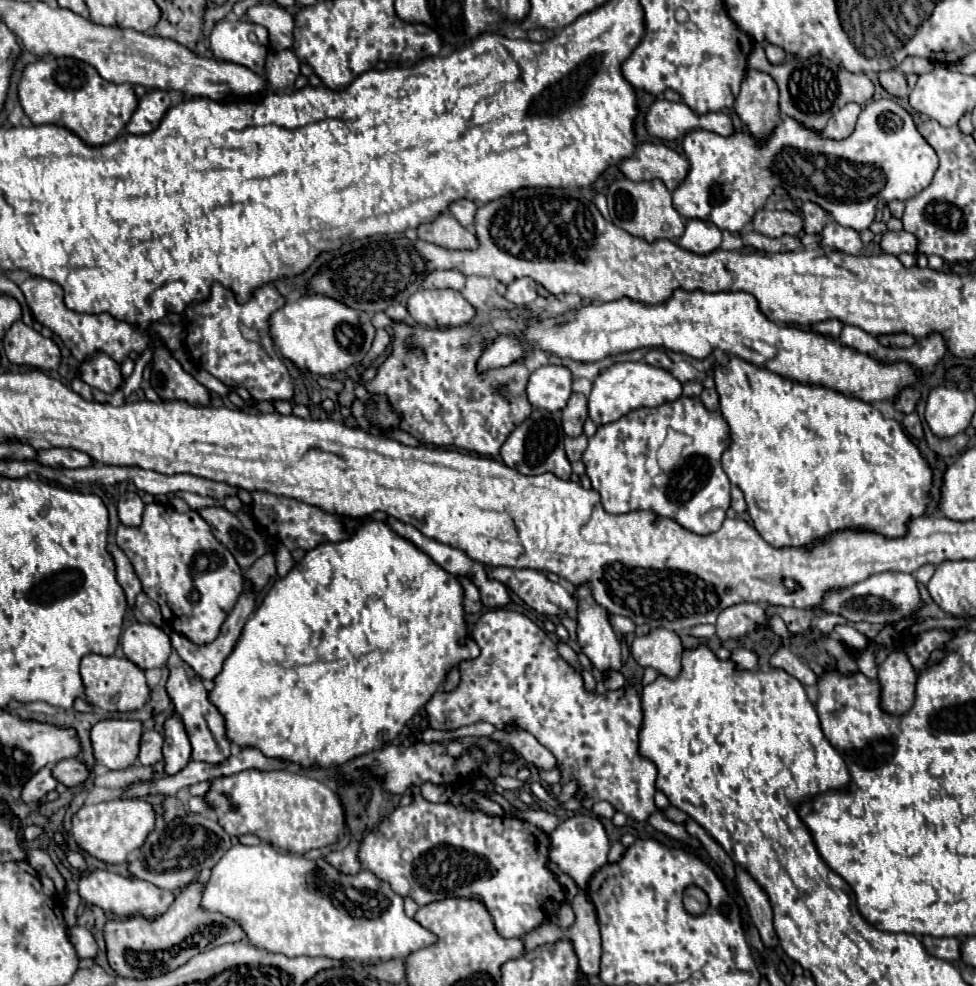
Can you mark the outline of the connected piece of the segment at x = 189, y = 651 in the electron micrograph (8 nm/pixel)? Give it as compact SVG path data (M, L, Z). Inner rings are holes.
M244 581L244 591L240 593L238 603L236 603L236 607L232 609L232 613L226 617L226 621L224 621L224 625L222 625L222 631L220 631L218 639L216 639L214 643L210 643L210 645L194 645L194 643L188 641L184 635L172 633L170 639L172 639L174 651L176 651L176 653L198 673L198 675L202 675L202 677L206 677L206 679L214 679L214 677L220 673L224 659L232 653L232 649L234 649L234 645L236 645L236 641L238 641L238 637L240 637L240 633L242 633L242 627L244 627L246 619L250 617L250 613L252 613L252 609L254 609L254 599L256 599L256 593L254 593L250 581Z

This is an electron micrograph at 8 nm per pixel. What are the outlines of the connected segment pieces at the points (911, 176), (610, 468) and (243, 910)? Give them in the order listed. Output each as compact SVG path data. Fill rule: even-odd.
M890 99L870 101L860 113L854 133L844 141L828 141L820 133L802 127L794 119L784 119L764 147L756 147L746 131L740 131L732 137L722 137L706 129L696 129L686 135L684 151L690 161L690 171L684 183L672 193L674 209L684 219L710 219L722 231L740 231L780 183L792 199L798 197L802 201L814 201L822 205L840 225L854 231L864 231L874 221L876 205L888 205L892 201L906 201L914 197L930 185L938 169L938 157L928 141L924 141L924 137L918 133L910 113Z
M680 397L656 409L634 409L614 423L600 425L598 431L588 439L588 449L584 451L582 463L586 465L586 475L590 477L592 487L600 493L602 505L608 513L620 515L630 511L652 511L656 517L672 519L696 535L708 535L720 529L726 517L726 509L730 507L730 481L720 463L720 457L728 447L728 443L730 443L728 425L718 411L708 411L700 399ZM668 427L682 431L694 439L694 445L688 445L684 449L680 473L676 475L666 475L656 461L658 447L662 445Z
M270 843L234 845L212 867L210 881L202 891L202 909L218 911L234 919L246 933L250 945L268 953L282 953L286 957L328 957L328 959L358 959L362 963L376 963L396 957L406 957L418 949L436 943L436 935L406 917L404 903L386 881L380 881L372 871L362 869L356 875L344 875L326 859L306 859L304 855L278 853Z

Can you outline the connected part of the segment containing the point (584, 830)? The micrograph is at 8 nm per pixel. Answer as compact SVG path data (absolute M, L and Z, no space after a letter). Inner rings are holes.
M580 813L576 817L570 817L562 821L556 827L556 831L550 833L550 861L556 863L564 875L572 877L572 881L576 881L580 889L586 889L588 881L592 879L592 873L596 873L596 869L608 863L608 851L610 851L608 835L602 823L592 815Z

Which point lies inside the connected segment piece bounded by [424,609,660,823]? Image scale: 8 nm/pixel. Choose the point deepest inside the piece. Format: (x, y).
(519, 679)

